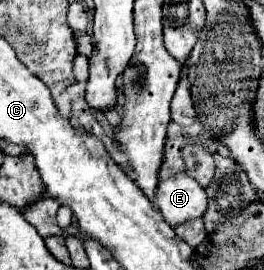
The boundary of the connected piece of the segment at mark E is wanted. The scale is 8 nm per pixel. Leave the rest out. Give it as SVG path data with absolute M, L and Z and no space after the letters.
M189 175L161 179L155 197L157 209L171 227L185 223L187 219L203 217L207 209L207 195L203 187L199 187L199 183L195 183Z

